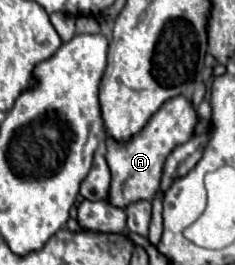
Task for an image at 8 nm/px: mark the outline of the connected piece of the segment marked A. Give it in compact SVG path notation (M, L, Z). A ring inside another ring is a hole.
M178 95L178 97L168 99L150 117L150 121L144 125L144 129L138 131L136 135L132 135L132 139L128 139L124 143L124 149L120 149L120 143L116 139L108 137L106 139L106 161L112 171L108 203L124 209L128 203L134 203L140 199L152 201L160 189L160 177L162 177L162 167L164 167L166 157L170 155L170 151L176 145L186 143L194 135L196 121L198 121L198 115L196 115L196 109L192 107L192 103L186 97Z

